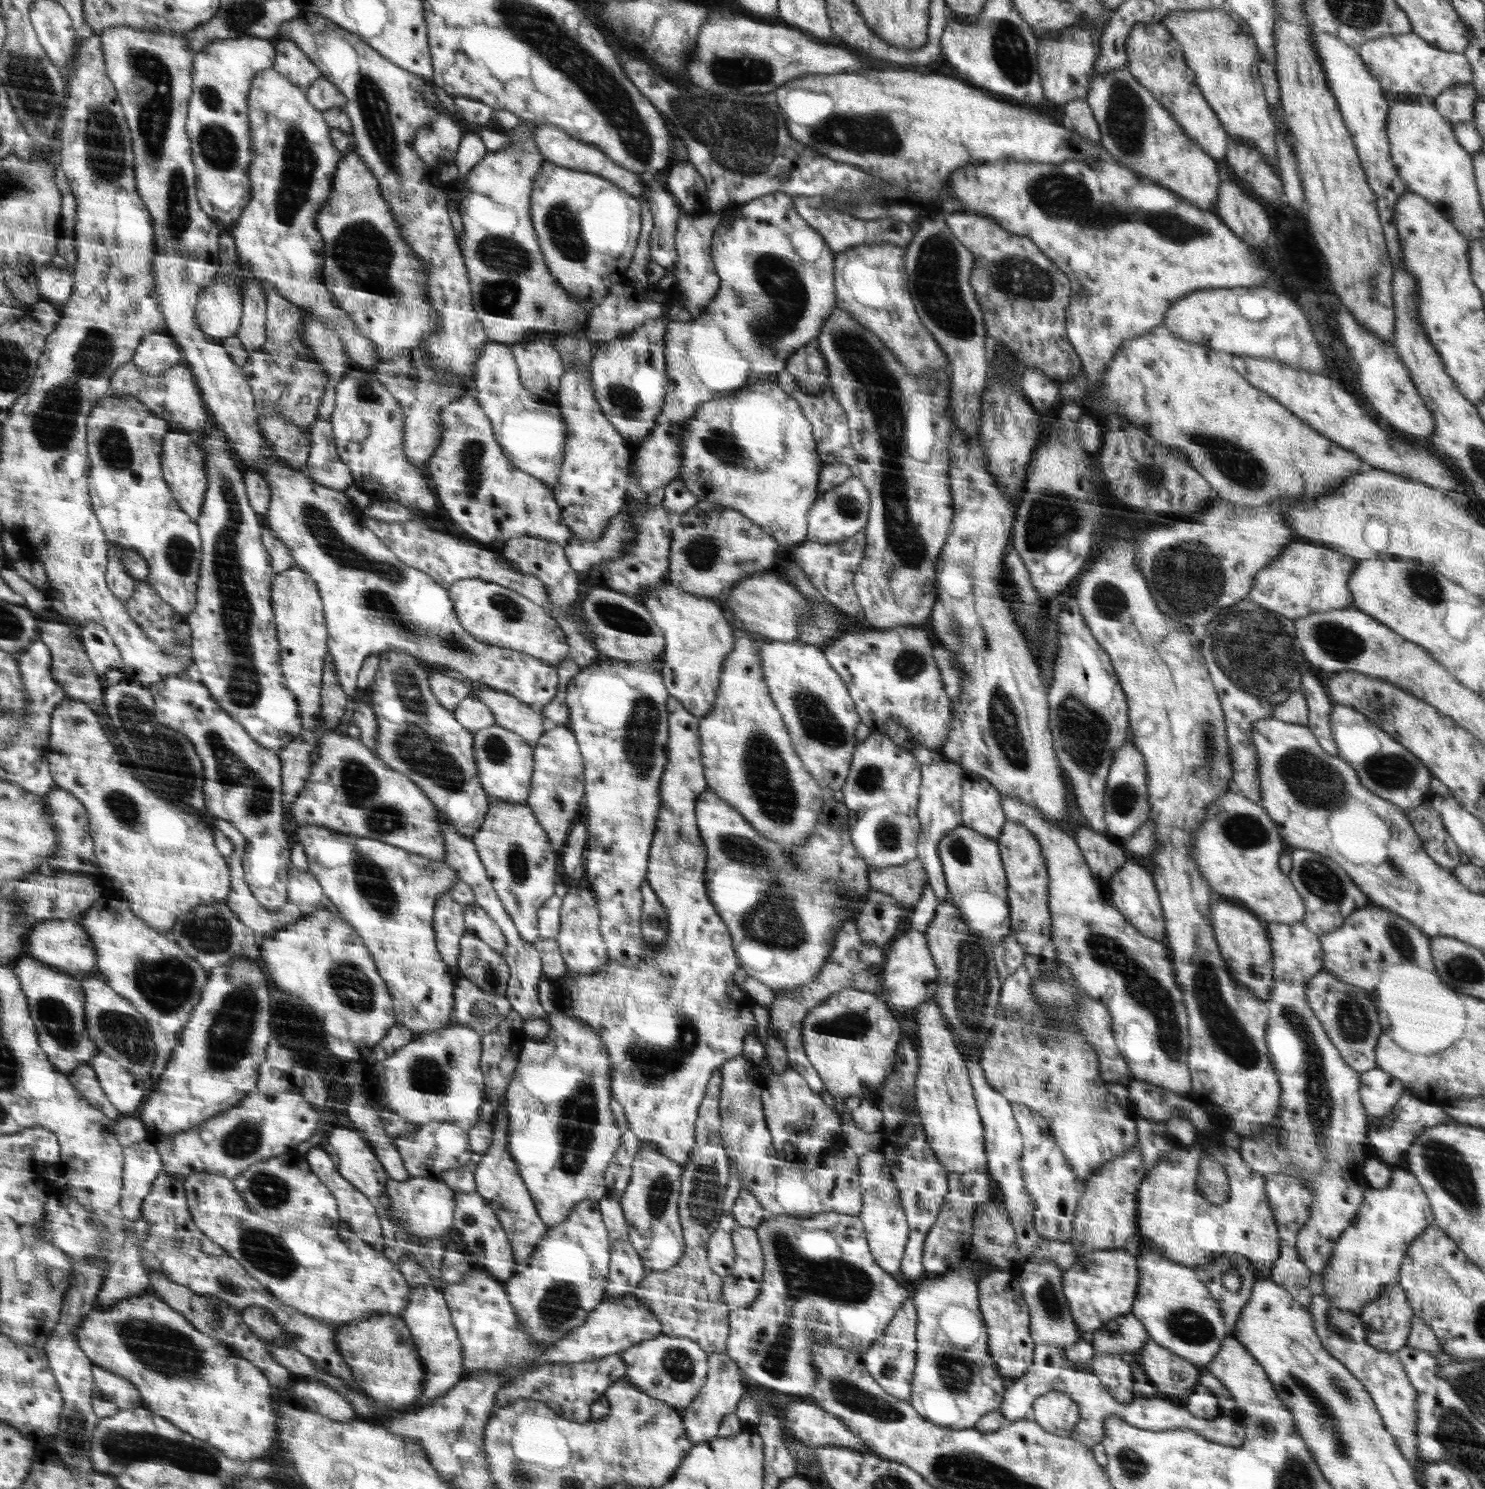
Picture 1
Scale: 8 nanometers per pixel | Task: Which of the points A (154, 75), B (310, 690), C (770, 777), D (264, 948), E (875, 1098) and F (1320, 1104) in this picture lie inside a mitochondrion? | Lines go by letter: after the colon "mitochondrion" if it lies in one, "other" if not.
A: mitochondrion
B: other
C: mitochondrion
D: other
E: other
F: mitochondrion

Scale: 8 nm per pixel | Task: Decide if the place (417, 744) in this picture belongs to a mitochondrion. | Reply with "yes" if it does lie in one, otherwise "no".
yes

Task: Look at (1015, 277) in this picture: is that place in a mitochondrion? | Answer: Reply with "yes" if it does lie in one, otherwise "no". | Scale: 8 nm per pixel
yes

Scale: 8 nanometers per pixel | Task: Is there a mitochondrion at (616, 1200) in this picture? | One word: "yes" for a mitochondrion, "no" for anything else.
no

